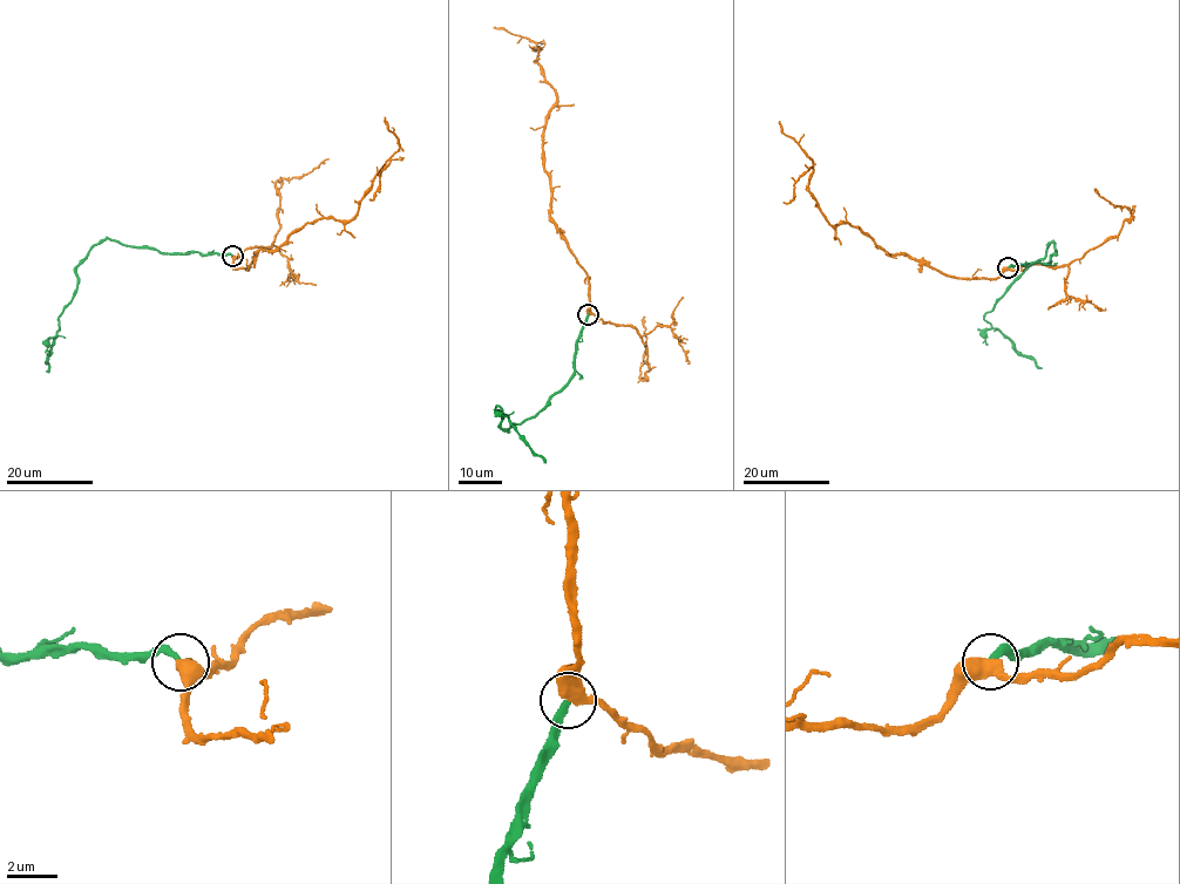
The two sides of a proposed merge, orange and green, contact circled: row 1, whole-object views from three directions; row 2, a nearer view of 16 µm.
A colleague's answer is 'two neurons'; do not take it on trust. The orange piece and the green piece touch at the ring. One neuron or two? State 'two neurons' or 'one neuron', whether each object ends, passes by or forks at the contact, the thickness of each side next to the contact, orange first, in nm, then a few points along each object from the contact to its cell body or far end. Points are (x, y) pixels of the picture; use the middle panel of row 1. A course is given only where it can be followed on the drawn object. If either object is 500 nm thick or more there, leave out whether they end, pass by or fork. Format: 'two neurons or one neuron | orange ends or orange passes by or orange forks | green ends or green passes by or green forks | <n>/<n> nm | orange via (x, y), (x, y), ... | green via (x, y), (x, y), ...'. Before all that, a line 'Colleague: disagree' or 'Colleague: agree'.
Colleague: disagree
one neuron | orange passes by | green ends | 460/240 nm | orange via (589, 314), (589, 278), (550, 215), (542, 155), (556, 96), (535, 61), (536, 45), (494, 27) | green via (589, 314), (576, 344), (572, 376), (536, 414), (503, 432), (503, 413), (496, 412), (496, 406), (546, 462)

